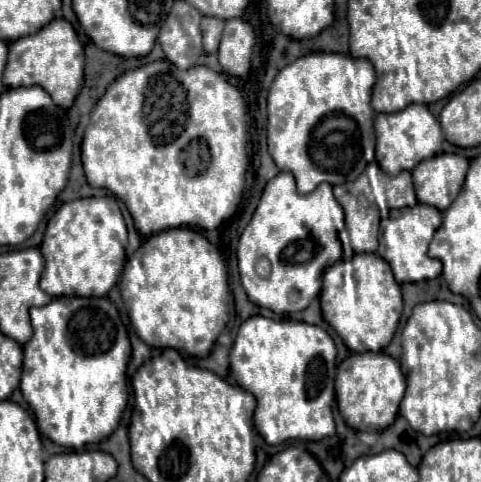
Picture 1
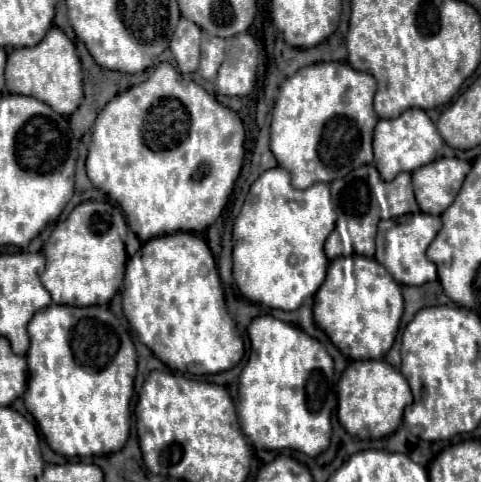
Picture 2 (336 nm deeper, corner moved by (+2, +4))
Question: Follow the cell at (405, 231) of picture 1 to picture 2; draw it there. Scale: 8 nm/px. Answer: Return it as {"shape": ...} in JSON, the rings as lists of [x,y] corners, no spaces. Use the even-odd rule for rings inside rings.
{"shape":[[[425,212],[405,214],[393,220],[381,220],[377,230],[377,254],[375,260],[387,268],[387,272],[399,284],[421,286],[425,282],[437,280],[437,266],[427,258],[427,248],[441,228],[441,218]]]}

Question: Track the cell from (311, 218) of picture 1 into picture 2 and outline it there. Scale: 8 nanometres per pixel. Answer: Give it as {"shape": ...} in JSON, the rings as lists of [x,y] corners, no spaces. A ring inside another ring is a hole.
{"shape":[[[277,166],[265,170],[249,188],[249,194],[243,202],[243,208],[233,226],[233,278],[241,294],[251,302],[279,308],[279,310],[297,310],[303,300],[311,298],[325,280],[329,260],[323,254],[323,244],[331,230],[335,228],[335,210],[329,194],[329,184],[313,184],[305,190],[291,186],[289,172]]]}

